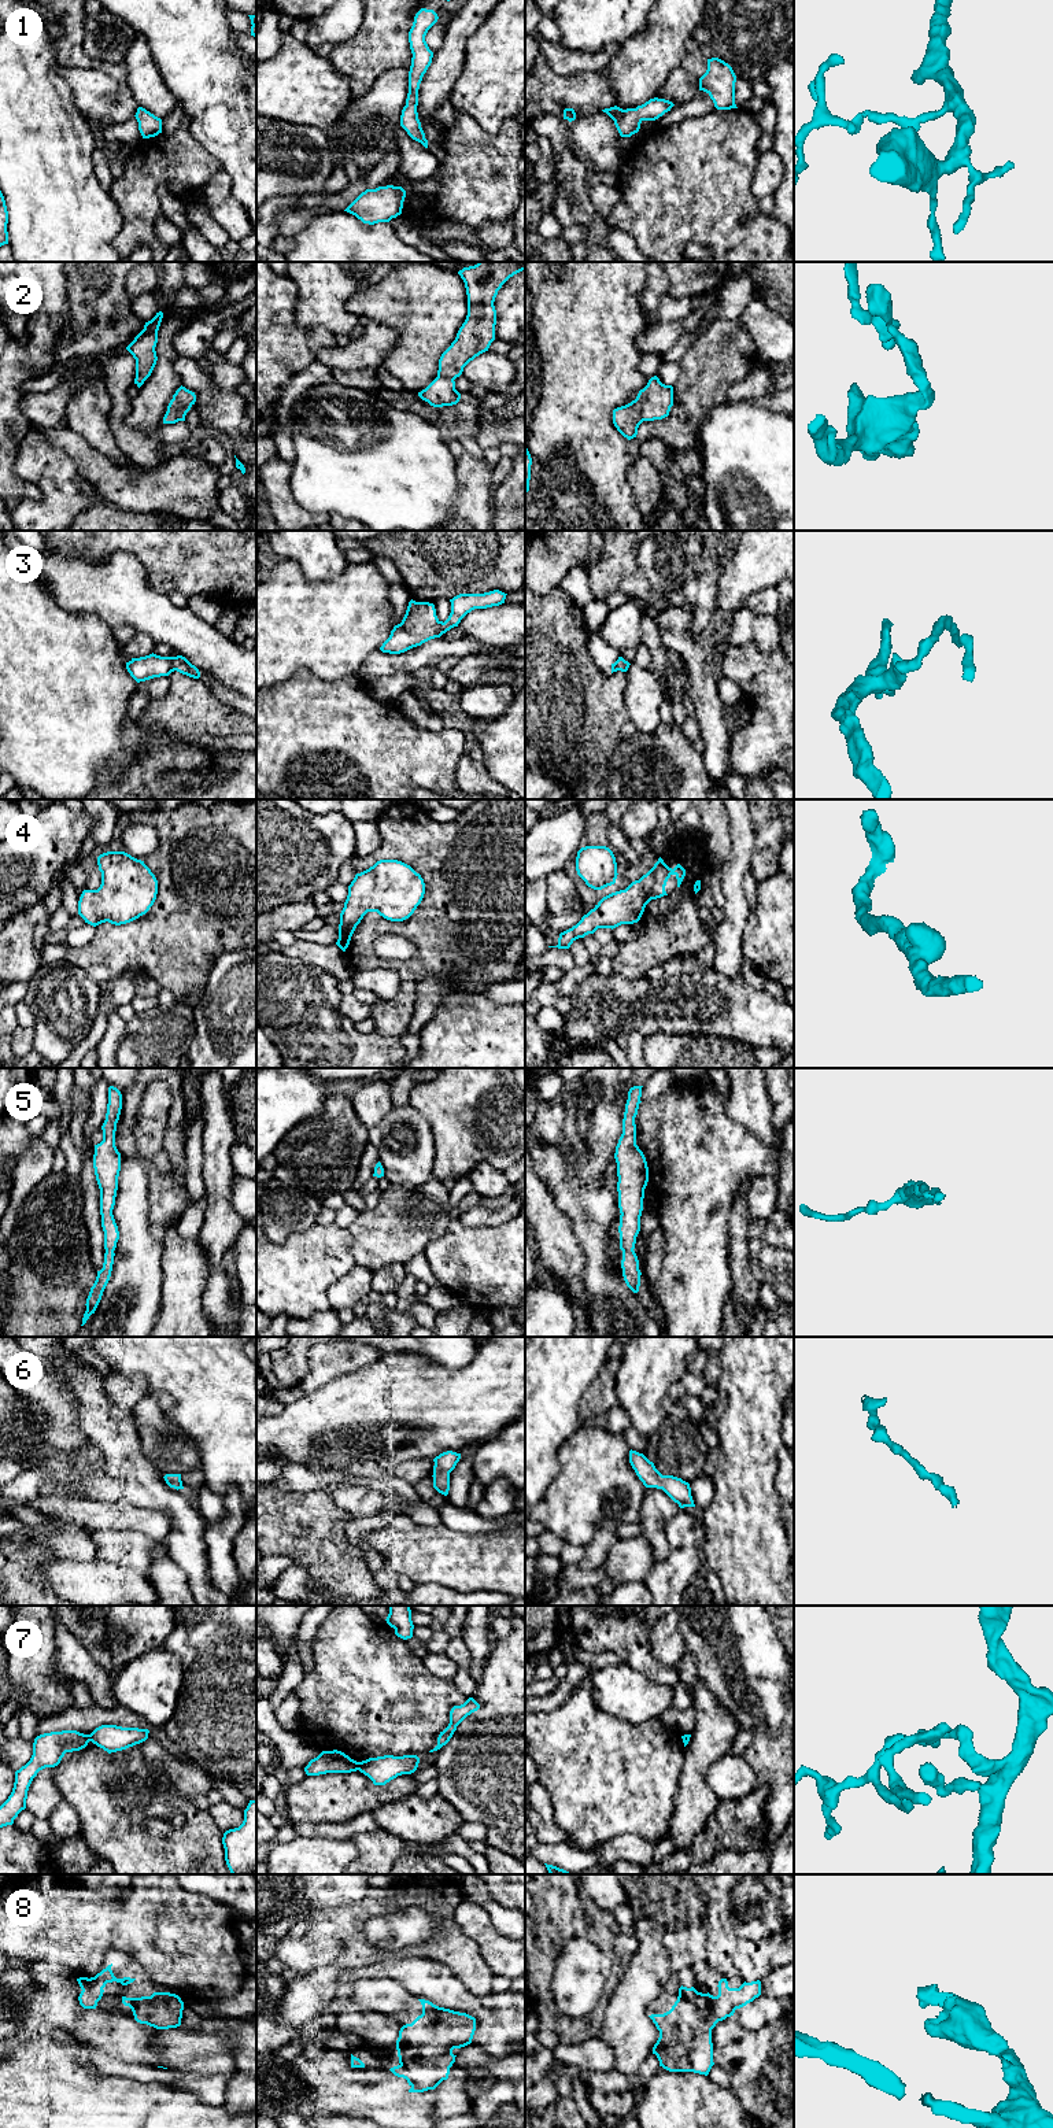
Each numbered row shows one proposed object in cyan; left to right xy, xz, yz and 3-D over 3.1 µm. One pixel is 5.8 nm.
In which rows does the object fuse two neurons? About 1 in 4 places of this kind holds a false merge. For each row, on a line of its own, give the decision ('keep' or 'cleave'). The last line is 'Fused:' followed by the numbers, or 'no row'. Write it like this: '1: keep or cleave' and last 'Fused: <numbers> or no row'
1: keep
2: keep
3: keep
4: keep
5: keep
6: keep
7: cleave
8: keep
Fused: 7

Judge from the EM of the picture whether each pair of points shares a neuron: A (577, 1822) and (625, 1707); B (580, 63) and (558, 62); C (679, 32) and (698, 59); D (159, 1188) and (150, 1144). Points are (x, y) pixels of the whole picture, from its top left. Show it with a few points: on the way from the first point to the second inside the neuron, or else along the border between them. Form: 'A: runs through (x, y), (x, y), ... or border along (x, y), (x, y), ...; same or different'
A: border along (592, 1702), (624, 1721), (653, 1720); different
B: runs through (575, 62), (564, 62); same
C: border along (691, 37), (680, 65); different
D: border along (151, 1166), (165, 1174), (173, 1170); different

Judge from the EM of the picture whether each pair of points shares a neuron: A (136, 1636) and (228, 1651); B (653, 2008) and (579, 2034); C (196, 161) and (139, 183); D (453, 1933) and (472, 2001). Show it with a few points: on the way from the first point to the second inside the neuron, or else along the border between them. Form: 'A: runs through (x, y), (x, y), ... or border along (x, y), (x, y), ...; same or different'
A: border along (176, 1619), (173, 1630), (161, 1647); different
B: border along (605, 2010), (599, 2035); different
C: runs through (183, 161), (163, 161), (152, 172); same
D: border along (447, 1968), (469, 1991), (480, 1995), (492, 1992); different

